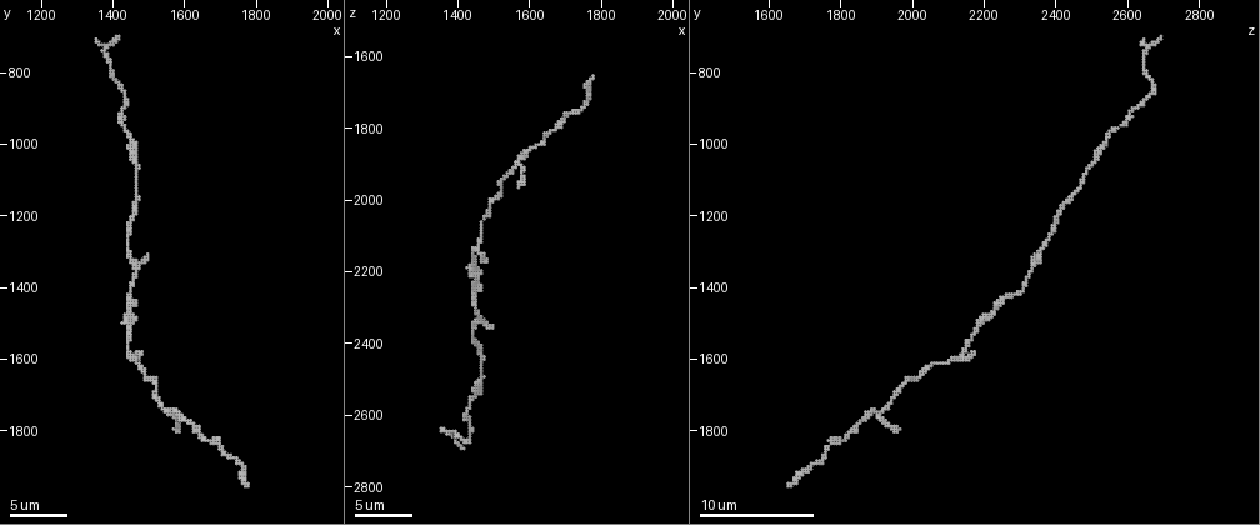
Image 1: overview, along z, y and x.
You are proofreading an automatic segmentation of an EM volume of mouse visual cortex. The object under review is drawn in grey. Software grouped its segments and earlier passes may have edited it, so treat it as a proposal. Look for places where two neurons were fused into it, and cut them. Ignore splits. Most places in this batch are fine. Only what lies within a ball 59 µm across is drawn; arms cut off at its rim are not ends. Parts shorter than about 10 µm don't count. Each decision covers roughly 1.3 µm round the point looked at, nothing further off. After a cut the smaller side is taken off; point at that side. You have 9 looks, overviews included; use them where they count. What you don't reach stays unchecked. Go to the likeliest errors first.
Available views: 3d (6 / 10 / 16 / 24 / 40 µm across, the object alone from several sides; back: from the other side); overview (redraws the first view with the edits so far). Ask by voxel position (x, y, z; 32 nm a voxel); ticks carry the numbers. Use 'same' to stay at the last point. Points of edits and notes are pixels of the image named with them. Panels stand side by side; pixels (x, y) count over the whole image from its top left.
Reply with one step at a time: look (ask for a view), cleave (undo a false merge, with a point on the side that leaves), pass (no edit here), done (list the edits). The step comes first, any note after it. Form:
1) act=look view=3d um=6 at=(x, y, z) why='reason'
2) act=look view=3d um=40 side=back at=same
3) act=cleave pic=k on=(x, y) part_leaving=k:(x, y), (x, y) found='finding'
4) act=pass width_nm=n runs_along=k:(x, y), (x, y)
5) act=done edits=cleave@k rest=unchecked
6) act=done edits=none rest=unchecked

act=look view=3d um=16 at=(1470, 1060, 2500) why='sudden change in width'

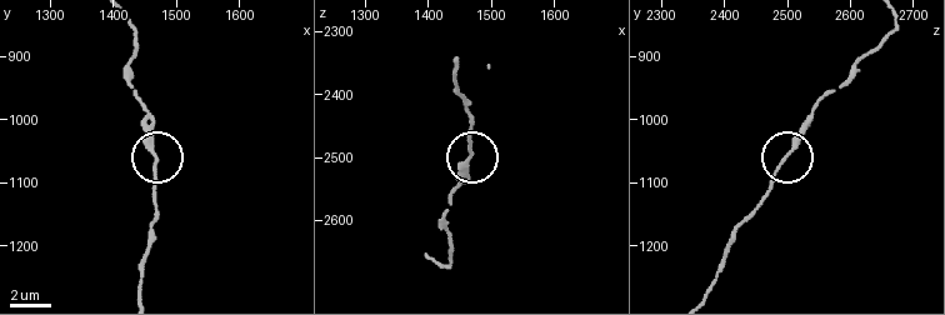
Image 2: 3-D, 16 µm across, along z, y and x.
act=pass width_nm=170 runs_along=2:(704, 293), (731, 233), (763, 198), (795, 136), (811, 119) found='all the same neuron'

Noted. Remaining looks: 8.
act=look view=3d um=10 at=(1550, 1750, 1920) why='thick turns thin'

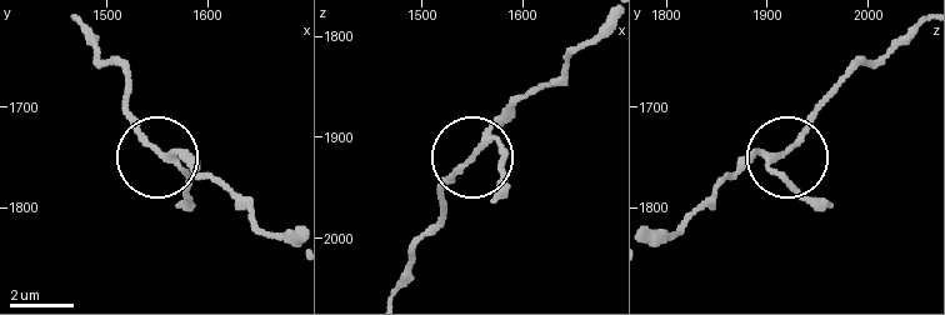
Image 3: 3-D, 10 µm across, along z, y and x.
act=pass runs_along=3:(393, 293), (460, 163), (521, 101) found='all the same neuron'

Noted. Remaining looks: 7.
act=look view=3d um=10 at=(1470, 1610, 2110) why='sudden change in width'

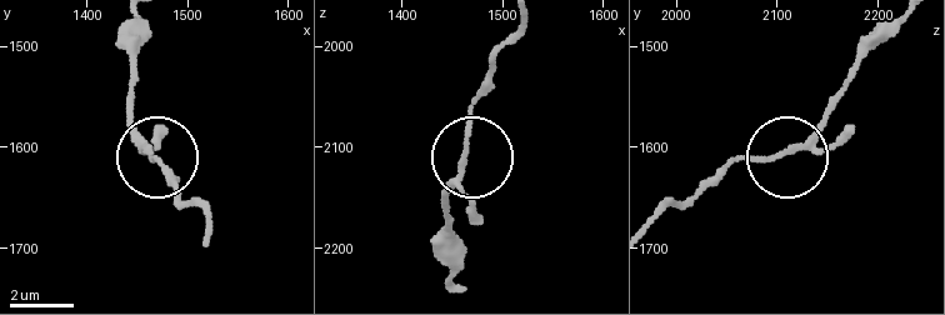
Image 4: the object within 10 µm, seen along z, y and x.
act=pass runs_along=4:(900, 21), (811, 135), (709, 175) found='one neuron here'

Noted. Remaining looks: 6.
act=look view=3d um=10 at=(1460, 1470, 2230) why='thin neck'

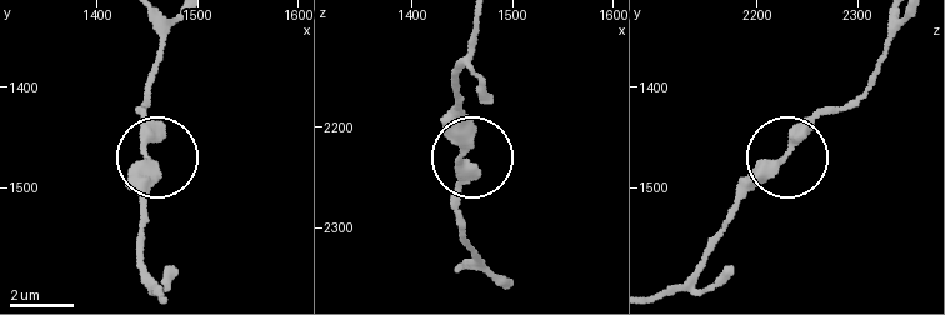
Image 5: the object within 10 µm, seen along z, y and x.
act=pass width_nm=360 runs_along=5:(461, 195), (461, 95) found='one neuron here'

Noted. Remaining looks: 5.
act=done edits=none rest=unchecked

